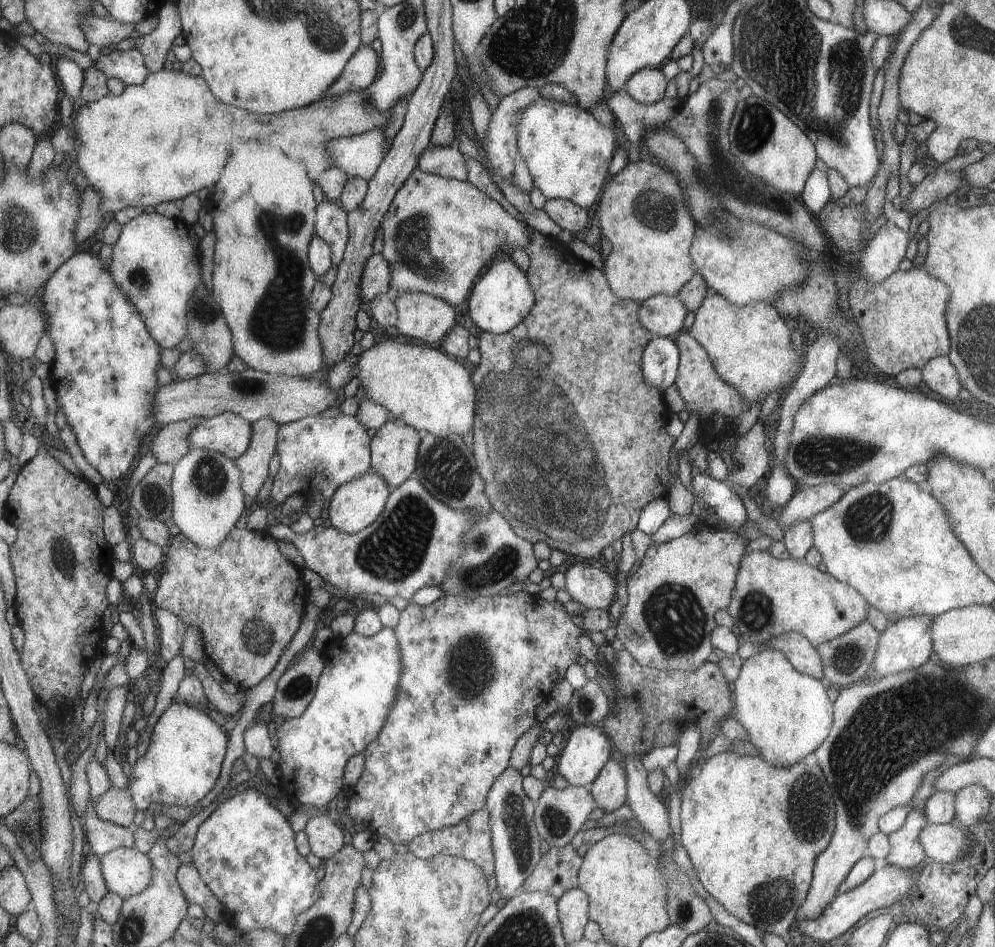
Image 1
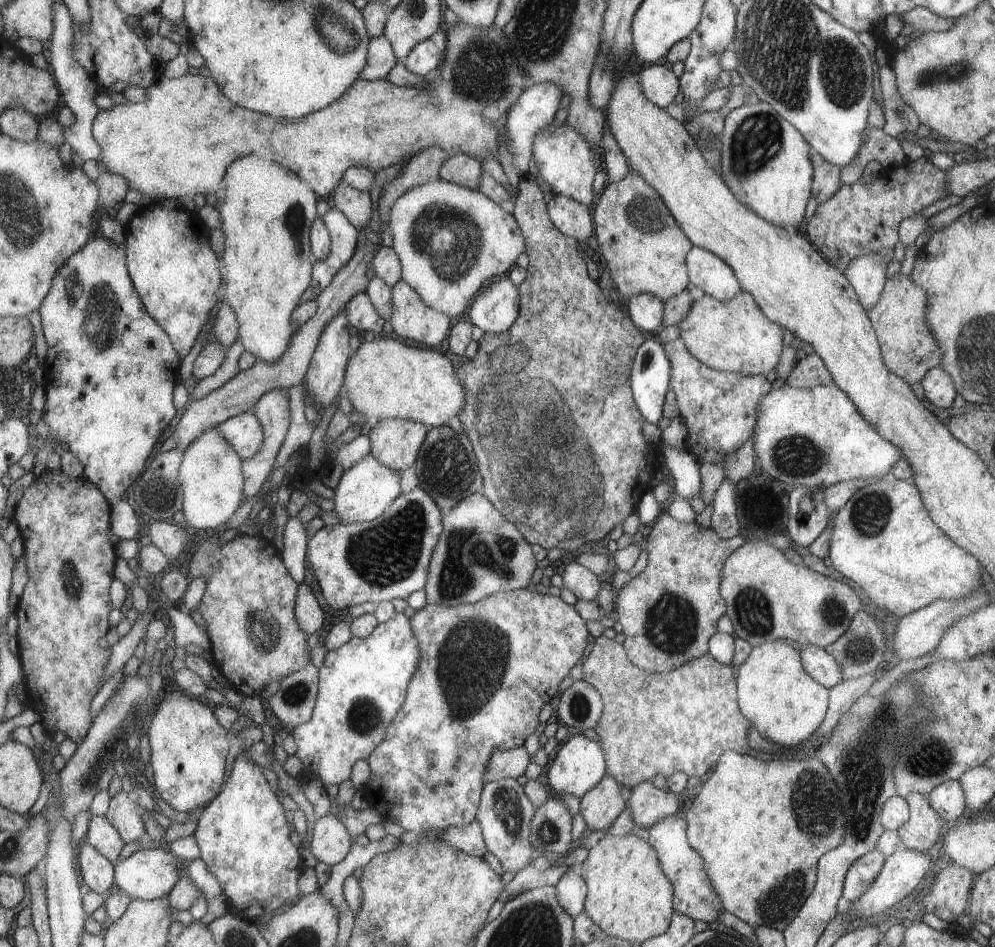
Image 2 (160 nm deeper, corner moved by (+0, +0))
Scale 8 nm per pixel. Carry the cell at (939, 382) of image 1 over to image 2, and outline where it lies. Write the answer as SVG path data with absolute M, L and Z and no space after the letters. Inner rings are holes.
M939 366L931 368L921 381L926 400L939 408L949 408L957 402L952 378Z

